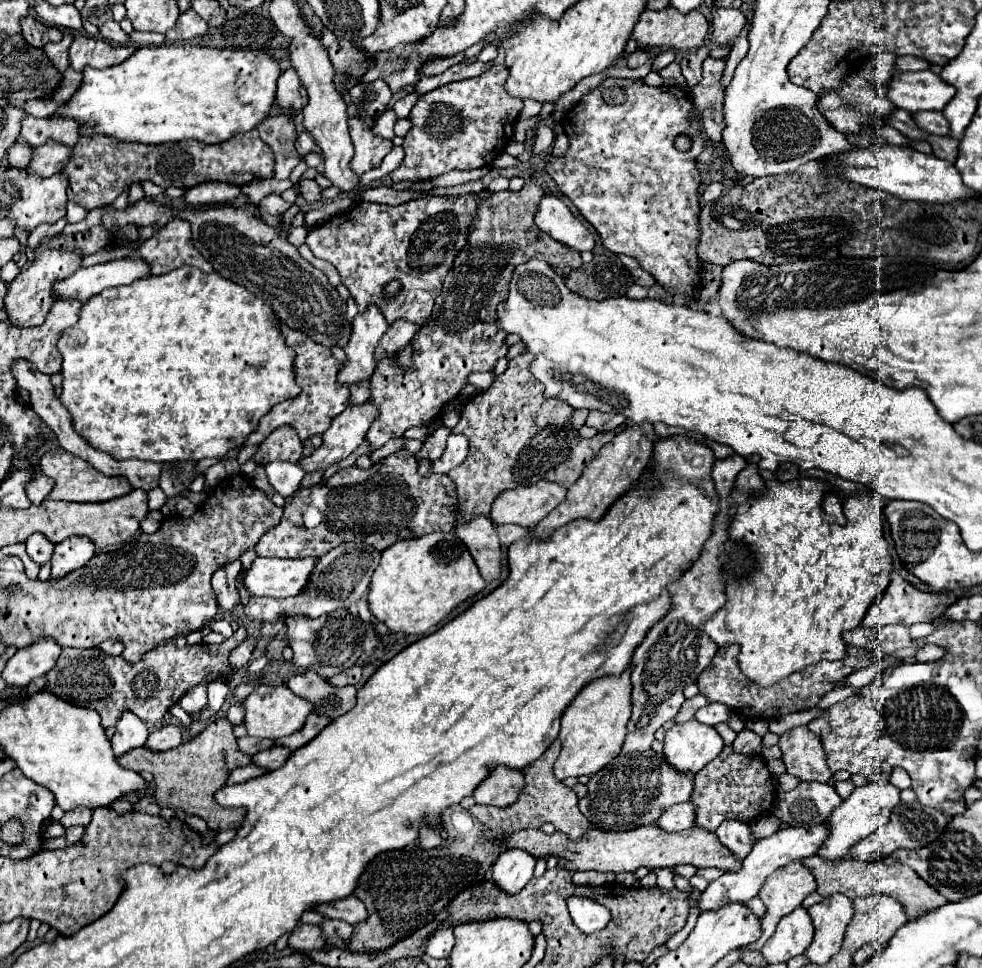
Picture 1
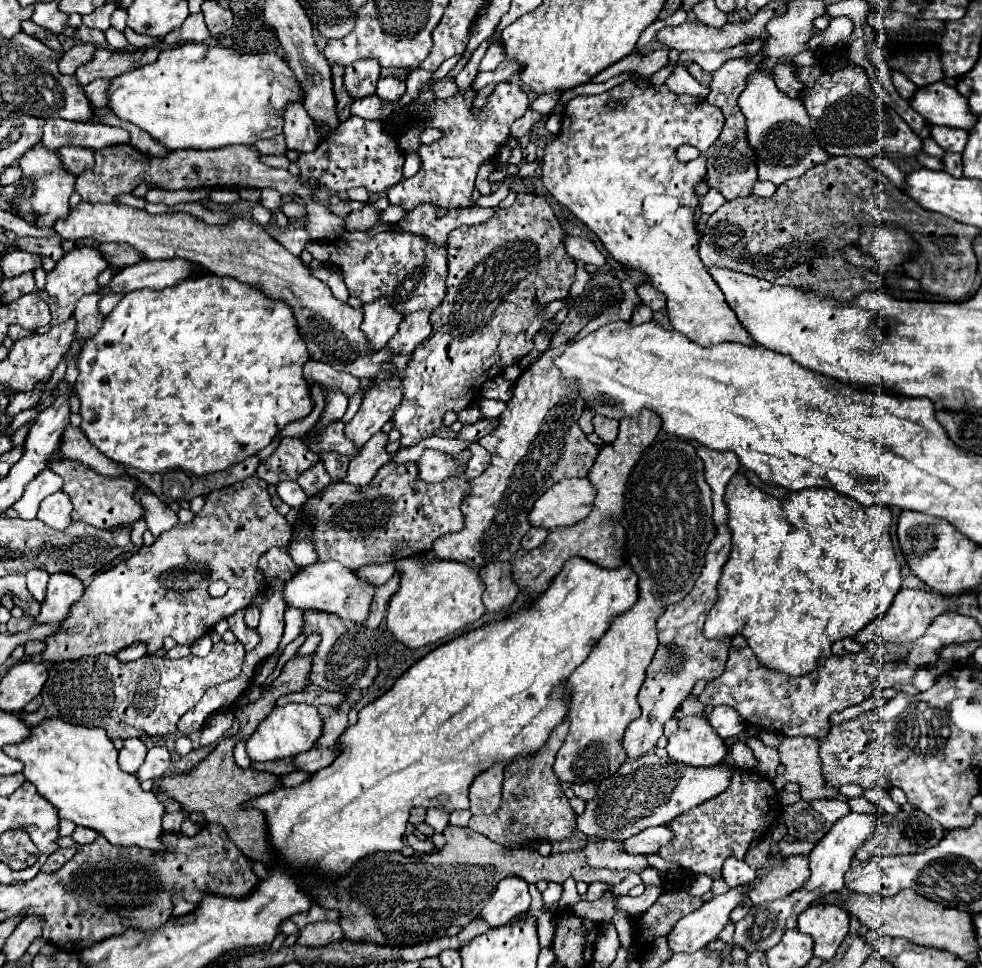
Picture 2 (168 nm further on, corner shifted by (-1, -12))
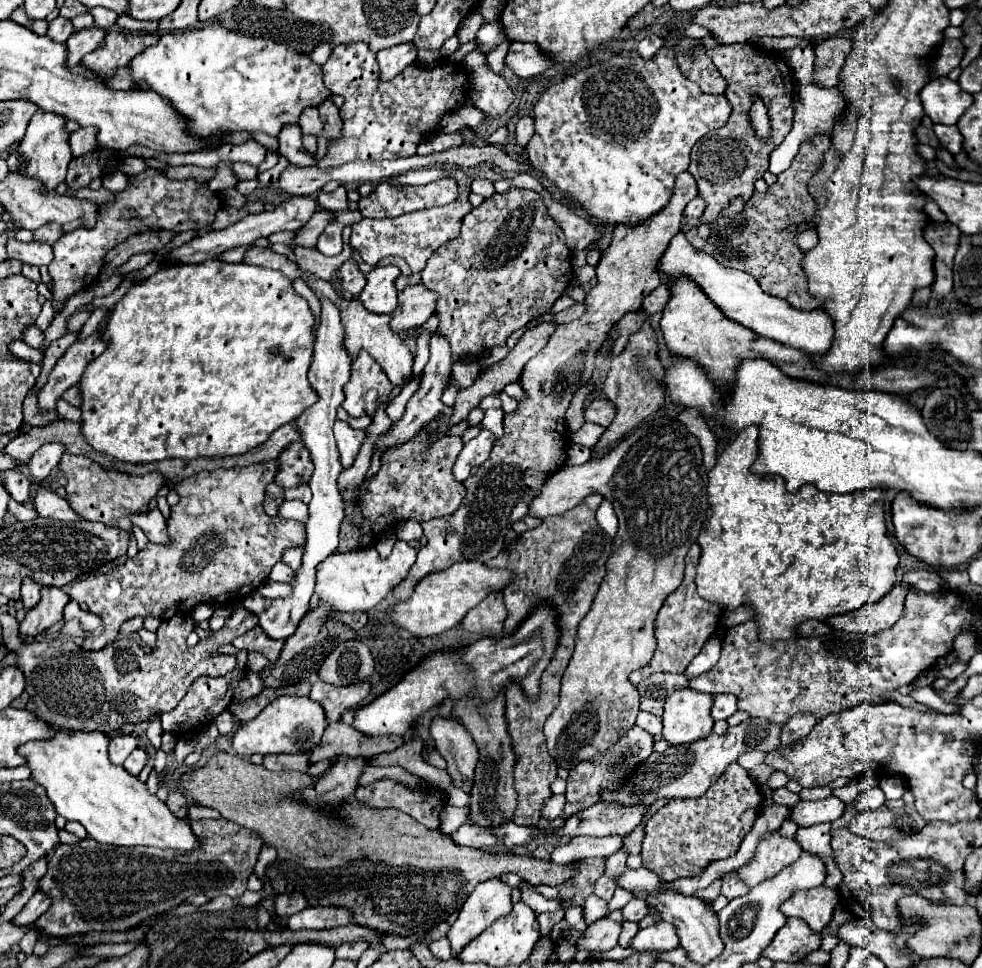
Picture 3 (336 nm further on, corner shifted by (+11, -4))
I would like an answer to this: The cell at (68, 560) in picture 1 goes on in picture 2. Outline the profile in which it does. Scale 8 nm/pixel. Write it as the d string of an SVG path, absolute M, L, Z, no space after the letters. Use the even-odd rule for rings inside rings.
M56 572L50 576L46 600L38 614L40 624L58 624L66 618L70 606L84 594L84 584L70 572Z

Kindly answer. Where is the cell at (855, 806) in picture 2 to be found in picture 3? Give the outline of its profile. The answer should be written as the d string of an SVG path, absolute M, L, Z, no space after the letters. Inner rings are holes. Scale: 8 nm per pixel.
M874 786L874 788L870 788L870 790L866 790L866 792L862 792L862 794L858 794L858 798L854 800L854 806L856 806L856 810L860 812L860 810L872 810L872 808L880 808L880 806L884 806L884 792L878 788L878 786Z

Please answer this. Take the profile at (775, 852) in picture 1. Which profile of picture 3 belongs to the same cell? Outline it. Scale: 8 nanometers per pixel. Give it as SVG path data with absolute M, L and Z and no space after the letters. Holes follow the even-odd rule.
M660 920L650 928L638 930L638 934L632 938L630 948L636 952L654 952L654 950L674 950L680 946L680 940L676 936L676 930L672 924Z

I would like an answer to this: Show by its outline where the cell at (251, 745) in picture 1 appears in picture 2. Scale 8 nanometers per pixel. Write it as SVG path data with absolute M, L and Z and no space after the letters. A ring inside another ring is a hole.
M272 760L272 762L252 762L250 768L254 770L264 770L264 772L270 772L270 774L286 774L286 772L292 772L294 770L294 764L292 760Z

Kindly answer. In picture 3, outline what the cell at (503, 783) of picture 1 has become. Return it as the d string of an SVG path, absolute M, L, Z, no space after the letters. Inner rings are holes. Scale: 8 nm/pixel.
M436 716L430 724L430 734L436 740L436 750L448 762L448 774L456 784L474 778L478 750L464 726L452 718Z

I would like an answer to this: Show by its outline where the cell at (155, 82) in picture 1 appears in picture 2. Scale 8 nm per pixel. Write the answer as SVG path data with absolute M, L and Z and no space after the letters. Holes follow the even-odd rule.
M182 44L160 52L158 60L140 70L116 76L108 90L108 108L126 122L148 132L168 150L194 148L212 150L232 144L256 144L264 138L274 138L282 132L284 106L292 100L302 100L300 86L288 64L276 54L238 54L232 48L208 44Z

